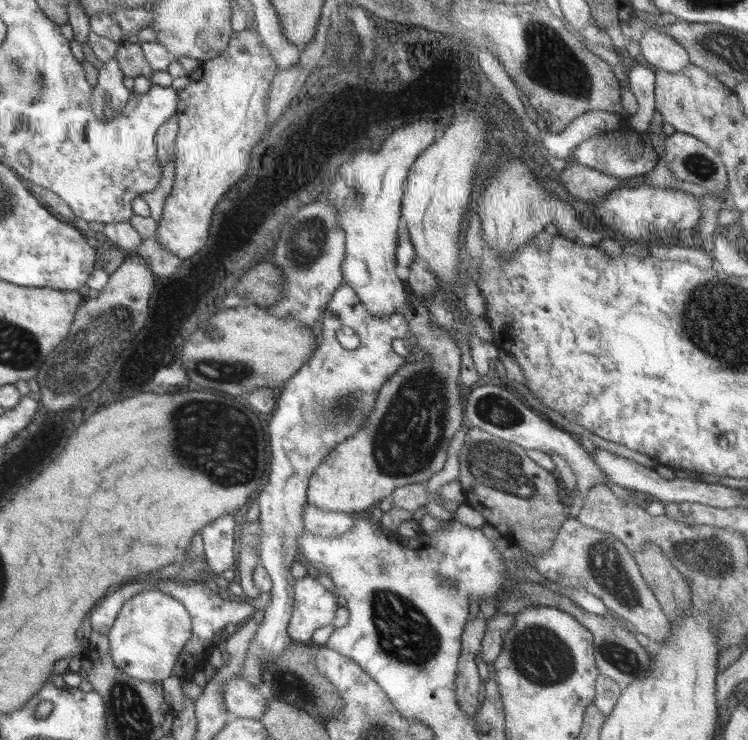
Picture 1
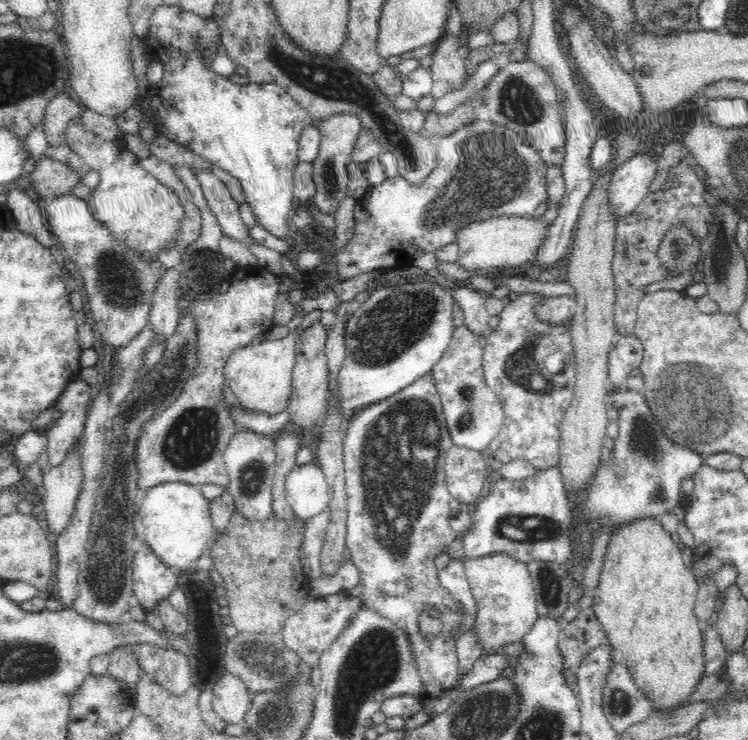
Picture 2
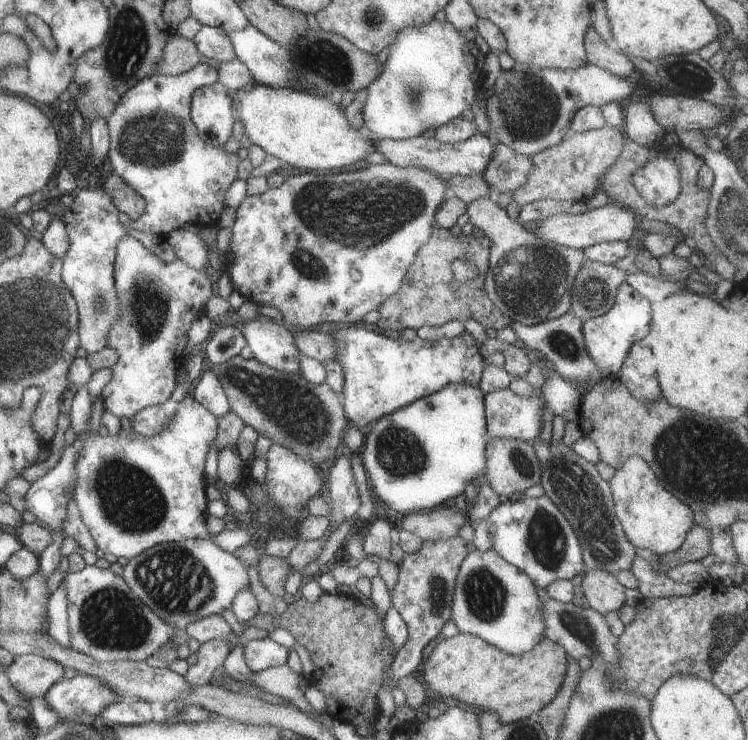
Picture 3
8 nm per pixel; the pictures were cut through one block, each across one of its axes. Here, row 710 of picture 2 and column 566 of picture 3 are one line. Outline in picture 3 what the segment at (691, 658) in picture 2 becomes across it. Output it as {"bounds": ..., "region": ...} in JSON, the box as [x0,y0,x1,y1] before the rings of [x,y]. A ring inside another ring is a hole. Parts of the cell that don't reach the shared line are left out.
{"bounds":[419,634,565,724],"region":[[[457,634],[435,644],[431,654],[425,658],[419,680],[437,698],[453,698],[461,704],[485,708],[493,712],[501,724],[517,724],[529,720],[531,714],[541,712],[541,708],[555,698],[565,678],[565,670],[565,650],[545,638],[541,638],[533,650],[511,656],[495,646],[487,646],[479,638]]]}

